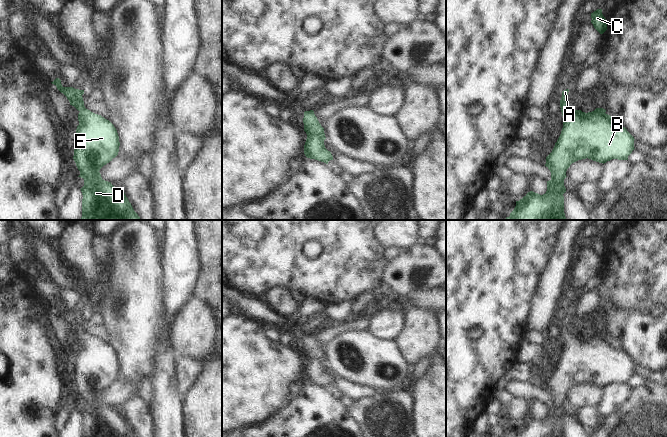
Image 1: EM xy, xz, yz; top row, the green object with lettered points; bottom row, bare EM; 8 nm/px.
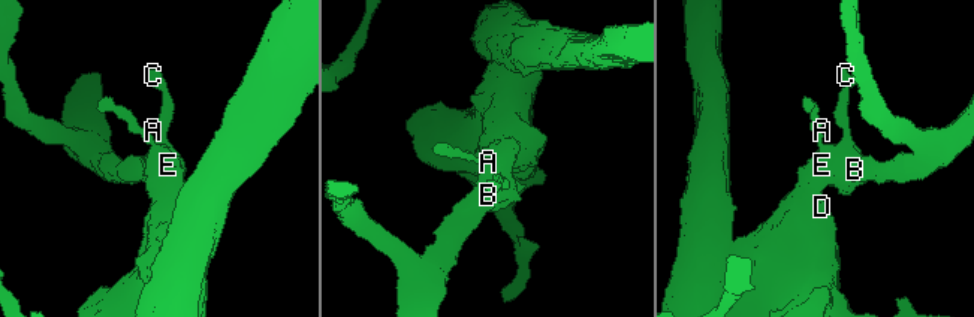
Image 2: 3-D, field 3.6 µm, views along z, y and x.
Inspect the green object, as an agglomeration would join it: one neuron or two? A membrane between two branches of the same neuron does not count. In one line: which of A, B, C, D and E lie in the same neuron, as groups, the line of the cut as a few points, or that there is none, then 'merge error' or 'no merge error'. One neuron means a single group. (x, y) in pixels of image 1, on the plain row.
A B C D E; no cut; no merge error

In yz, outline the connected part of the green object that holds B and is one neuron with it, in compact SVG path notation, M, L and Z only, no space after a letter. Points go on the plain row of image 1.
M569 313L562 315L560 331L563 340L563 352L552 376L546 381L545 390L551 396L551 403L547 405L547 415L540 419L528 416L522 423L516 425L511 437L564 437L564 420L566 412L564 403L570 389L578 384L591 383L599 387L606 387L612 383L628 384L634 372L634 361L623 350L616 349L612 341L603 332L596 332L592 336L569 333L567 319Z

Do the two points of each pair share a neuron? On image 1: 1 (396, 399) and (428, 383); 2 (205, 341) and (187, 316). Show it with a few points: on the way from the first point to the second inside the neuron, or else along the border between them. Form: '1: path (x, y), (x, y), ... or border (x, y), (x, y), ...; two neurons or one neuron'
1: border (408, 390), (413, 399), (412, 415); two neurons
2: path (199, 335), (194, 330), (193, 322); one neuron

